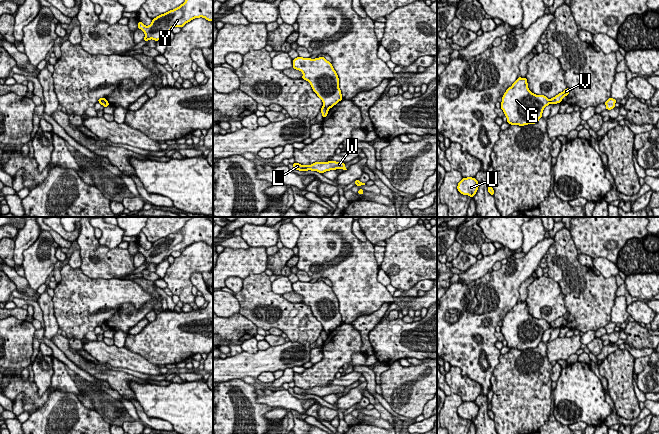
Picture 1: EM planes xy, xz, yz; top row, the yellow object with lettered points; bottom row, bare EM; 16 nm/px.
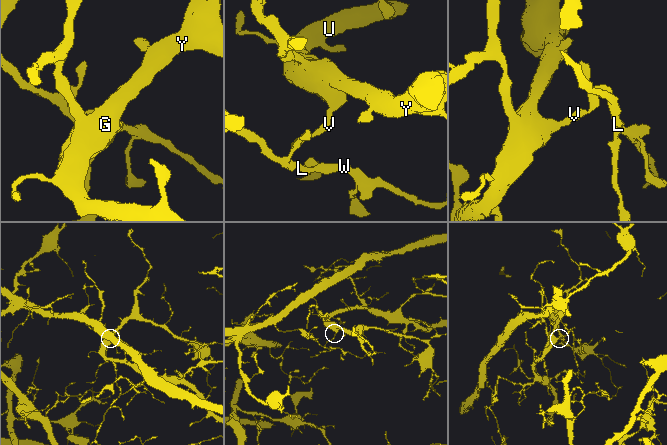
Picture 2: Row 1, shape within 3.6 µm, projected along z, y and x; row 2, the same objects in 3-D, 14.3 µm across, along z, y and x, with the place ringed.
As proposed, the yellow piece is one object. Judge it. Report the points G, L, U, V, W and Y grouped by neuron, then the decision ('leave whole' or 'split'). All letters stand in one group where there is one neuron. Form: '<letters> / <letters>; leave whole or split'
G U Y / L V W; split

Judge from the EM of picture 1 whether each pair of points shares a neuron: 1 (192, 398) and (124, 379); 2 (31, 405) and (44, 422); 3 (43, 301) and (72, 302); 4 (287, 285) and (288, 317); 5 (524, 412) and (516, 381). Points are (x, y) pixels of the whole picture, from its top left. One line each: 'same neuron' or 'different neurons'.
1: different neurons
2: different neurons
3: different neurons
4: different neurons
5: same neuron

